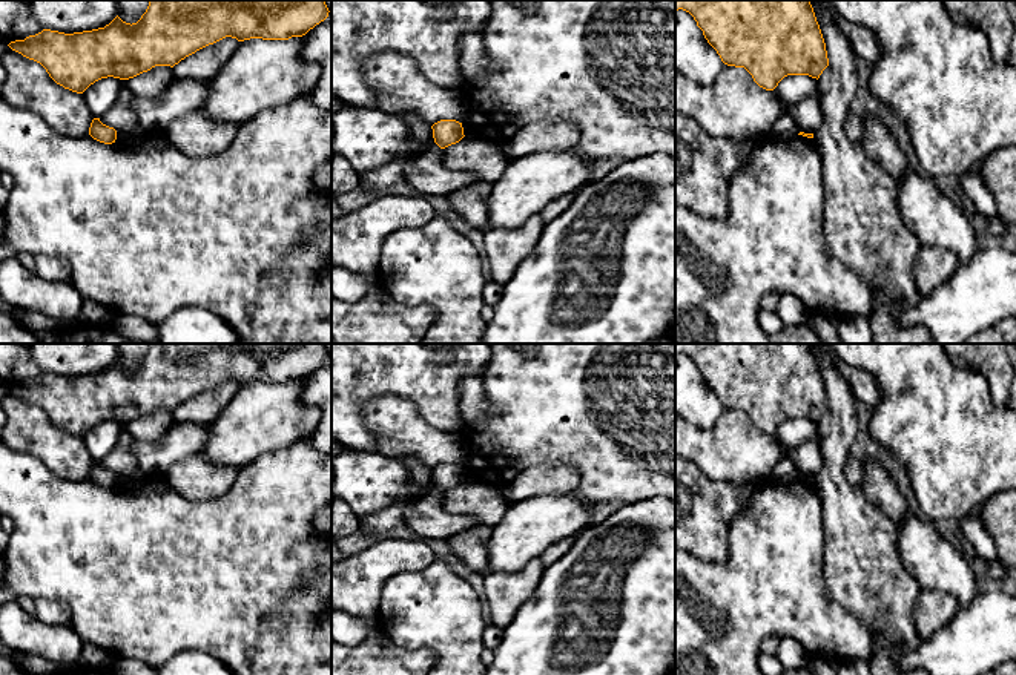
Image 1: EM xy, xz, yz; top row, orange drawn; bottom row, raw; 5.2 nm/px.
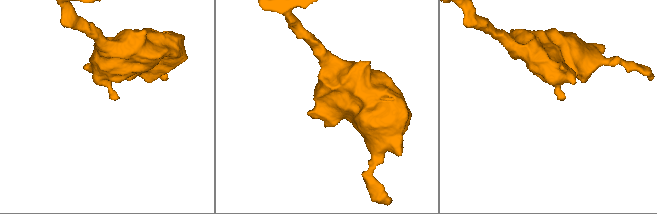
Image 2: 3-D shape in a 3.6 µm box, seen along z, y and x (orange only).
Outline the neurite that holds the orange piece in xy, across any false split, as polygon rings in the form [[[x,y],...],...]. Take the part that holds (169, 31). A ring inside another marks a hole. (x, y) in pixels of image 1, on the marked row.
[[[149,0],[146,12],[137,23],[126,23],[118,15],[104,28],[64,34],[43,29],[25,40],[11,41],[8,46],[23,57],[40,63],[49,77],[64,89],[83,94],[91,84],[101,78],[134,78],[155,66],[173,68],[186,57],[213,44],[226,37],[238,41],[250,38],[289,40],[302,37],[328,17],[325,0]]]

